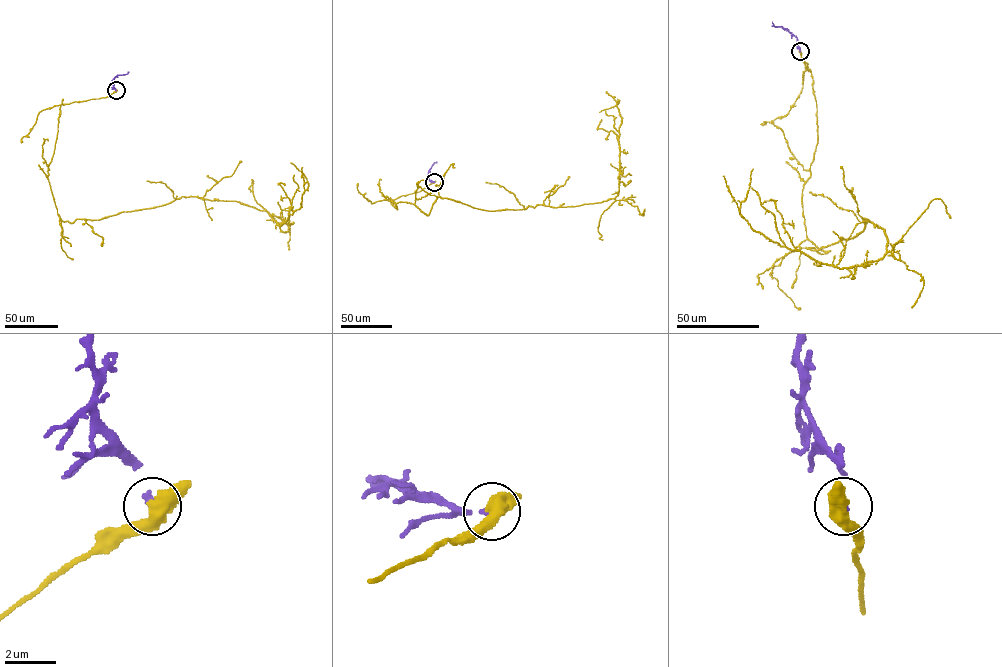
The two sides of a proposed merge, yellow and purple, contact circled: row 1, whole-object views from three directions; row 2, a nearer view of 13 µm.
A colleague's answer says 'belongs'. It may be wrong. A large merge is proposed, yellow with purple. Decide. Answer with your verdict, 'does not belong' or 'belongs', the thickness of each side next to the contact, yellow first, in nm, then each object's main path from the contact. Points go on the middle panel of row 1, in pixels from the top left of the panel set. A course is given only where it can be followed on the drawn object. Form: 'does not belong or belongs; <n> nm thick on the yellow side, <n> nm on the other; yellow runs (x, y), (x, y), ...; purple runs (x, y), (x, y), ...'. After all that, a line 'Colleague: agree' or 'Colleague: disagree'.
does not belong; 500 nm thick on the yellow side, 220 nm on the other; yellow runs (434, 181), (391, 203), (428, 215), (439, 197), (489, 211), (614, 198), (619, 101), (599, 112); purple runs (434, 181), (428, 178), (428, 173), (436, 161)
Colleague: disagree

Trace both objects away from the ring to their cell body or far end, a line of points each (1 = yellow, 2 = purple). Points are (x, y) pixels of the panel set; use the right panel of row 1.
1: (800, 51), (803, 215), (830, 250), (806, 248), (866, 219), (887, 251), (837, 268), (755, 231), (753, 169)
2: (800, 51), (797, 38), (781, 27), (772, 26), (772, 22)

